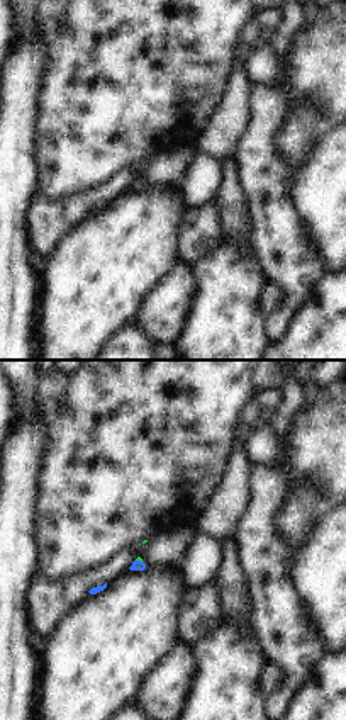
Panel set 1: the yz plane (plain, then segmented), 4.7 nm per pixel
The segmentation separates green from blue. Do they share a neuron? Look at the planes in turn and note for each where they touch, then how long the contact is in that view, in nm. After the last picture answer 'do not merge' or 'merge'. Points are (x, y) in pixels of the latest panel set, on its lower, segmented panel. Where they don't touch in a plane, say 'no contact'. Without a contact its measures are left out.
(139, 559) | 40 nm

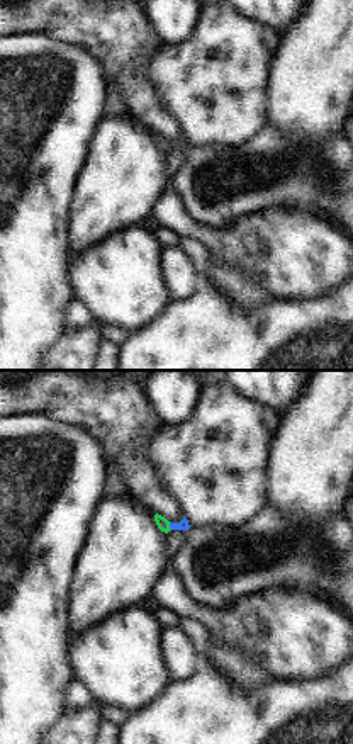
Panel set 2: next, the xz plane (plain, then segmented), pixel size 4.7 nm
(168, 525) | 40 nm

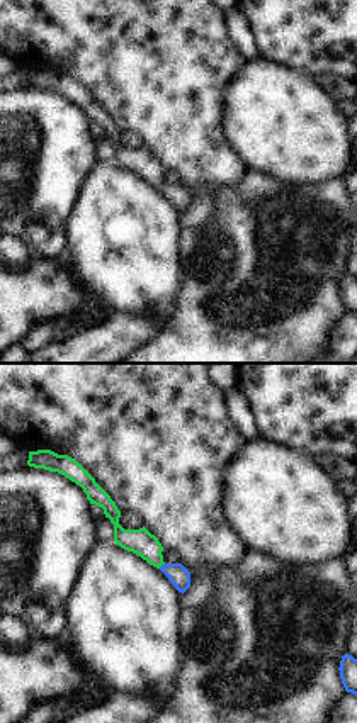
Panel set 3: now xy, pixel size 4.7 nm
(160, 566) | 40 nm

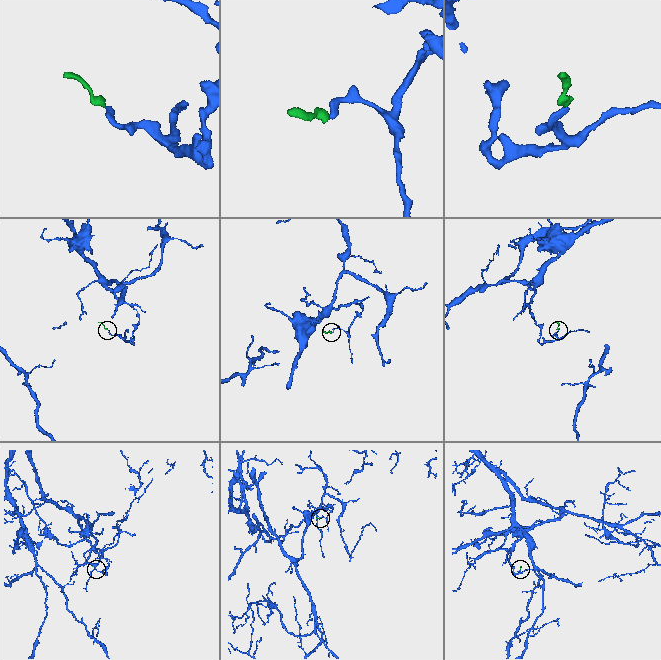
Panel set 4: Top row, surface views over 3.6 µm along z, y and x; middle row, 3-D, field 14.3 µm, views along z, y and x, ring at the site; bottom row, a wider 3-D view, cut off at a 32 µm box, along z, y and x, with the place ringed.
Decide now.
merge

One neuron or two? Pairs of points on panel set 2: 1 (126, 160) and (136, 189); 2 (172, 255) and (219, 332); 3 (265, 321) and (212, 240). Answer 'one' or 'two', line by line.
1: one
2: two
3: two

